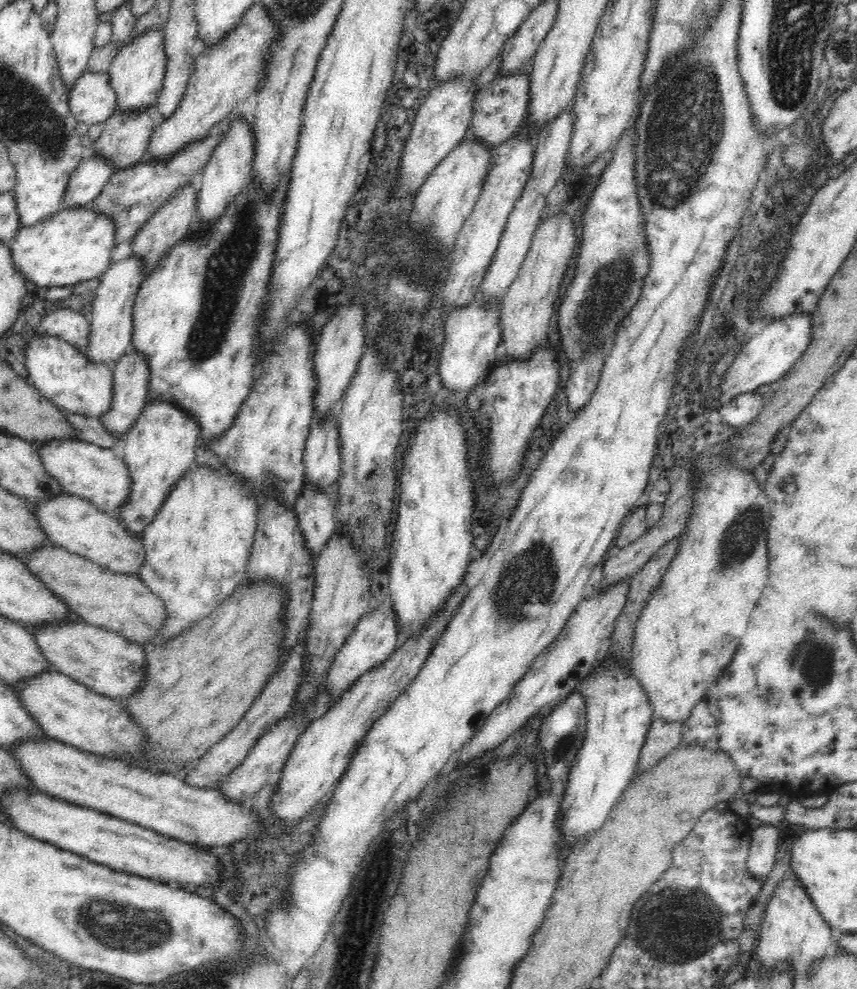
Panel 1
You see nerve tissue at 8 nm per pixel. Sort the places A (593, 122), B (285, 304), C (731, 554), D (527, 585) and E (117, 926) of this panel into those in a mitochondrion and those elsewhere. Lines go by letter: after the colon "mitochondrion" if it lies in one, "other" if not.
A: other
B: other
C: mitochondrion
D: mitochondrion
E: mitochondrion

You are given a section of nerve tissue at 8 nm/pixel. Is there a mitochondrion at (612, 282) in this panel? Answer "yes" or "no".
yes

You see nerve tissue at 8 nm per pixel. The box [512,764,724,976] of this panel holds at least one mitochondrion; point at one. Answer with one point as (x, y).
(675, 928)

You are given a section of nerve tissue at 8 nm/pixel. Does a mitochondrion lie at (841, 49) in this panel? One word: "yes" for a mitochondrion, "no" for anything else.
yes

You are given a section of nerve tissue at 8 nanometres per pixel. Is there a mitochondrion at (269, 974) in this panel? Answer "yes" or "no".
no

